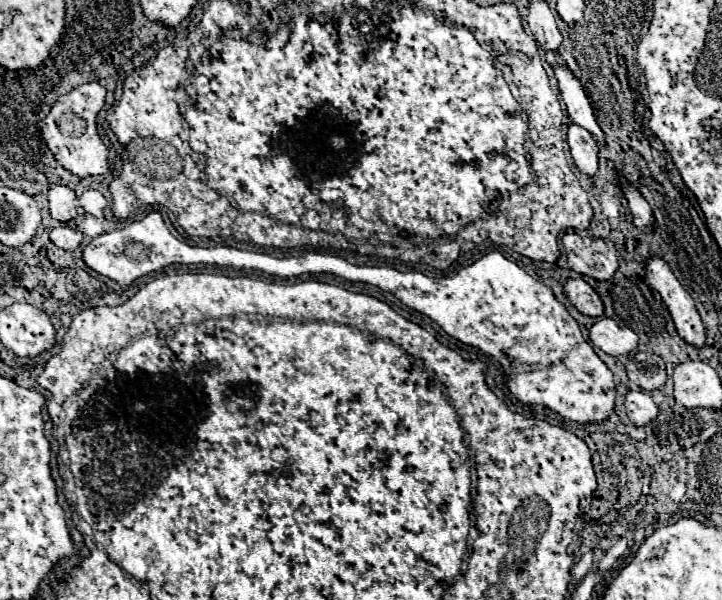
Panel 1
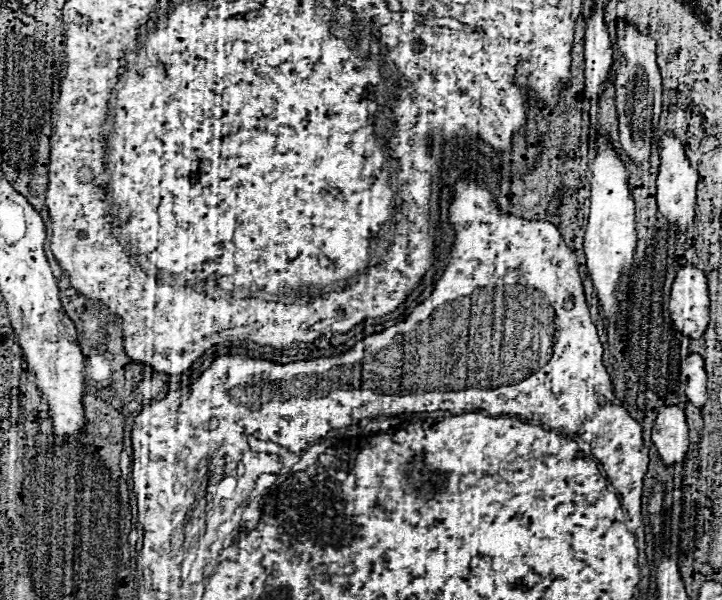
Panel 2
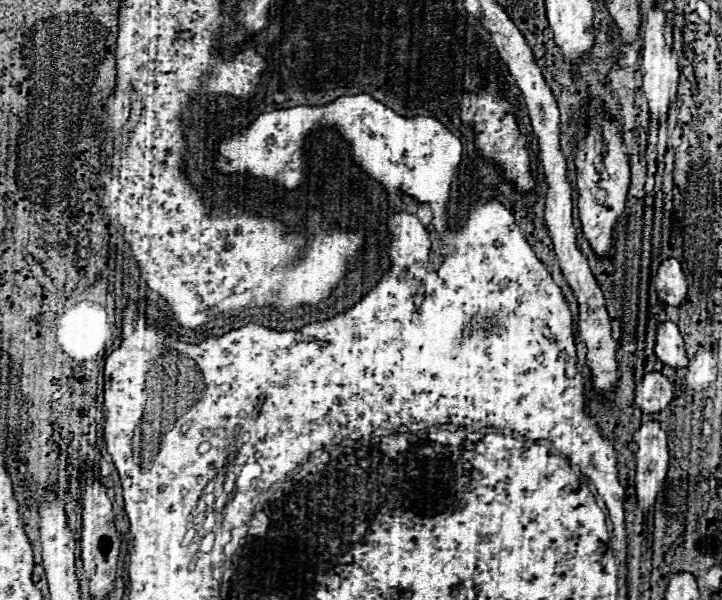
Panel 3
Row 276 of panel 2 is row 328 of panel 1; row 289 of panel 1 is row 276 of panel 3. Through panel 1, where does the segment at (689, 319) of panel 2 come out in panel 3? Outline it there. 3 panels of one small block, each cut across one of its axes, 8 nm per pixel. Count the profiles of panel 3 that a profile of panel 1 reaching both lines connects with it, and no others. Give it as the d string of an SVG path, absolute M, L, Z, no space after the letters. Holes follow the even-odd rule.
M674 258L664 260L654 276L654 288L660 300L672 306L680 306L686 300L686 278L682 274L680 262Z

